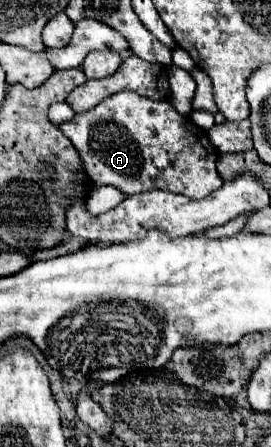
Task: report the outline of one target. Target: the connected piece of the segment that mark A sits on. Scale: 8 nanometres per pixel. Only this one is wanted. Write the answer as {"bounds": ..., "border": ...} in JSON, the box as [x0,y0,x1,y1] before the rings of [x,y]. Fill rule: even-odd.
{"bounds":[60,91,224,199],"border":[[[122,91],[104,99],[92,111],[74,115],[74,119],[60,125],[60,131],[80,153],[84,171],[94,187],[112,185],[124,195],[168,189],[200,199],[224,183],[216,171],[218,153],[206,131],[196,129],[170,101],[152,101],[134,91]]]}

